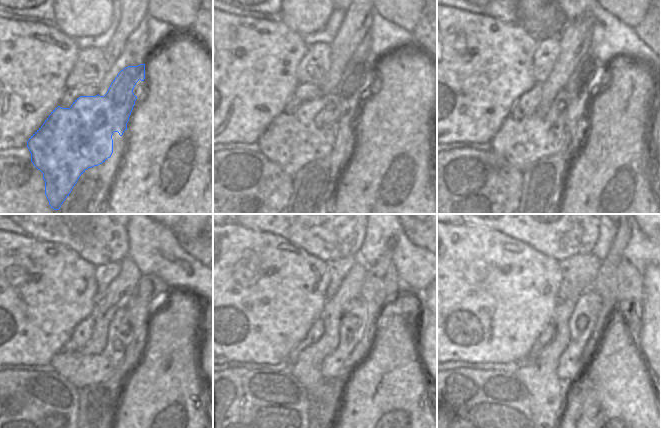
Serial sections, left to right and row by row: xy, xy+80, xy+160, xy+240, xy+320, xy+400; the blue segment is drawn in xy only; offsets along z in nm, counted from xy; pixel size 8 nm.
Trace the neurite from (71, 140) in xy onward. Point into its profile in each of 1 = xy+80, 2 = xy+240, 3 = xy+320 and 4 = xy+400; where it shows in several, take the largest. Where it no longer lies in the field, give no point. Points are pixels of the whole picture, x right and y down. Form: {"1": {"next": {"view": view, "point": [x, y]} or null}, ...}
{"1": {"next": {"view": "xy+80", "point": [292, 141]}}, "2": {"next": {"view": "xy+240", "point": [82, 370]}}, "3": {"next": {"view": "xy+320", "point": [336, 366]}}, "4": {"next": {"view": "xy+400", "point": [591, 308]}}}

